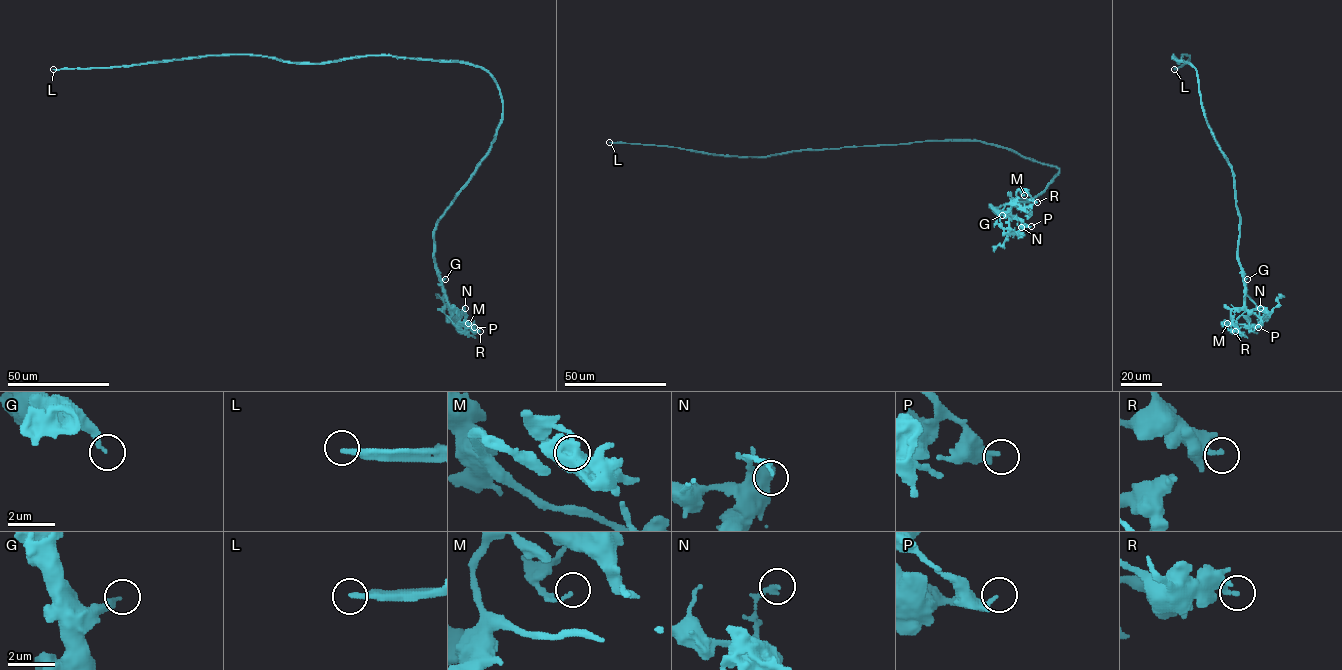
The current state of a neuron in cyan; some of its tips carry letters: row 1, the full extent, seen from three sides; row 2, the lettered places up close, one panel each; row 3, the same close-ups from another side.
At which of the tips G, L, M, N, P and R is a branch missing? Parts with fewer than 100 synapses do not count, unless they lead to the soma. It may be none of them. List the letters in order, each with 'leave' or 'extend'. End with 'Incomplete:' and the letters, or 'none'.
G: leave
L: extend
M: leave
N: leave
P: leave
R: leave
Incomplete: L

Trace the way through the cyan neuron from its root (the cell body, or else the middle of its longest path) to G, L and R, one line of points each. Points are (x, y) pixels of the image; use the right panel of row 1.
G: (1180, 61), (1187, 62), (1197, 72), (1207, 124), (1231, 168), (1239, 218), (1238, 258), (1242, 277), (1247, 279)
L: (1180, 61), (1173, 55), (1178, 63), (1183, 54), (1189, 56), (1181, 66), (1174, 69)
R: (1180, 61), (1197, 72), (1207, 124), (1231, 168), (1244, 286), (1244, 306), (1231, 311), (1235, 331)

